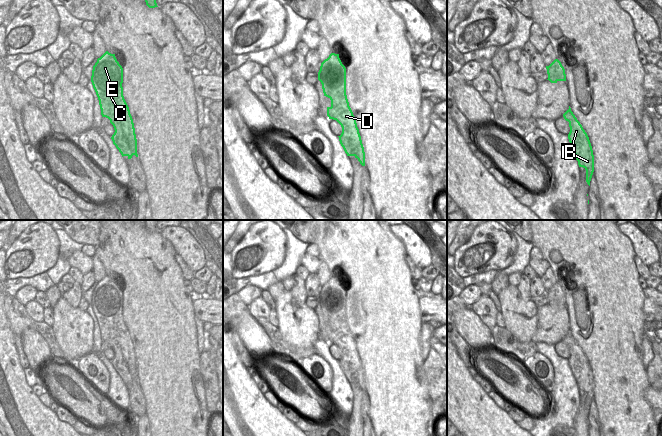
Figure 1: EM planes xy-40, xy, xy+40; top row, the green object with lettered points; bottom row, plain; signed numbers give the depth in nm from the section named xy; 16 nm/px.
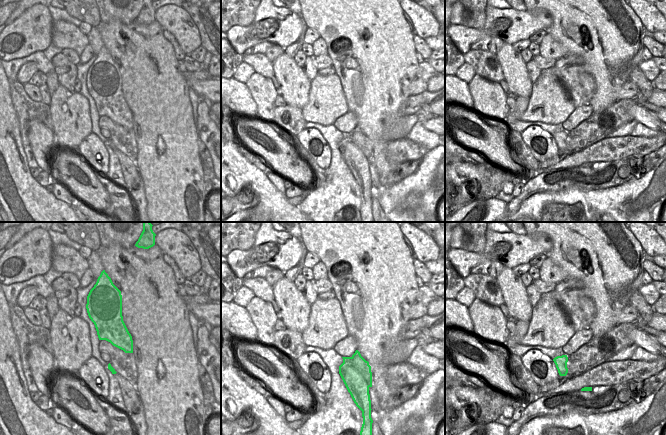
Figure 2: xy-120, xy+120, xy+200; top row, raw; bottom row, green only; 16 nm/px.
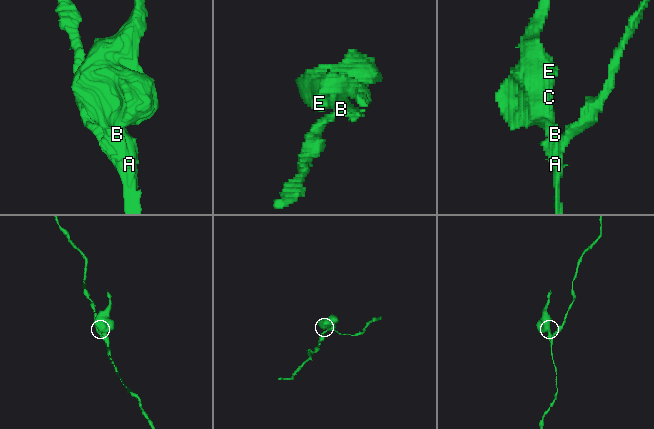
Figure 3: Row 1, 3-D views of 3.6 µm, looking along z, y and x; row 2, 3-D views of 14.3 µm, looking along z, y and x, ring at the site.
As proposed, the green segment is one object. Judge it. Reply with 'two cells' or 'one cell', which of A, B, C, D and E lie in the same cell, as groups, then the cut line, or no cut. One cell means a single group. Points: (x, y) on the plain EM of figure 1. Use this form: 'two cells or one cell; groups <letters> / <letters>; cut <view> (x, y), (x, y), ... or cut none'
two cells; groups A / B C D E; cut xy-40 (124, 359), (127, 369), (133, 378)

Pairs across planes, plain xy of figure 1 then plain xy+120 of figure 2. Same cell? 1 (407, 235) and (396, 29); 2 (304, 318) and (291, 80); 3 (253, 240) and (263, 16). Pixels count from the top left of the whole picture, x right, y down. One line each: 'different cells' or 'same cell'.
1: different cells
2: same cell
3: same cell

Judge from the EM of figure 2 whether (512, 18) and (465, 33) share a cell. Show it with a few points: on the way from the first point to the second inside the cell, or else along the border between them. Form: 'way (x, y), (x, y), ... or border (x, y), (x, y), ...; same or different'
way (500, 16), (483, 32), (477, 33); same

